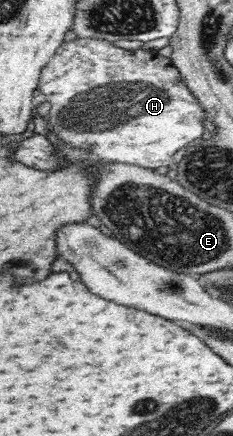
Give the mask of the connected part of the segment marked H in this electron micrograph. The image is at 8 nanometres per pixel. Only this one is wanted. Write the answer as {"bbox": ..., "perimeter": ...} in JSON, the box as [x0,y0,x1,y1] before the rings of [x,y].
{"bbox":[37,37,206,169],"perimeter":[[[78,37],[64,41],[57,48],[50,62],[40,71],[37,88],[46,95],[48,127],[57,140],[70,147],[88,149],[100,161],[156,169],[173,164],[172,156],[177,150],[204,134],[202,120],[206,119],[206,111],[180,78],[173,61],[155,50],[142,47],[126,50],[108,40]]]}

